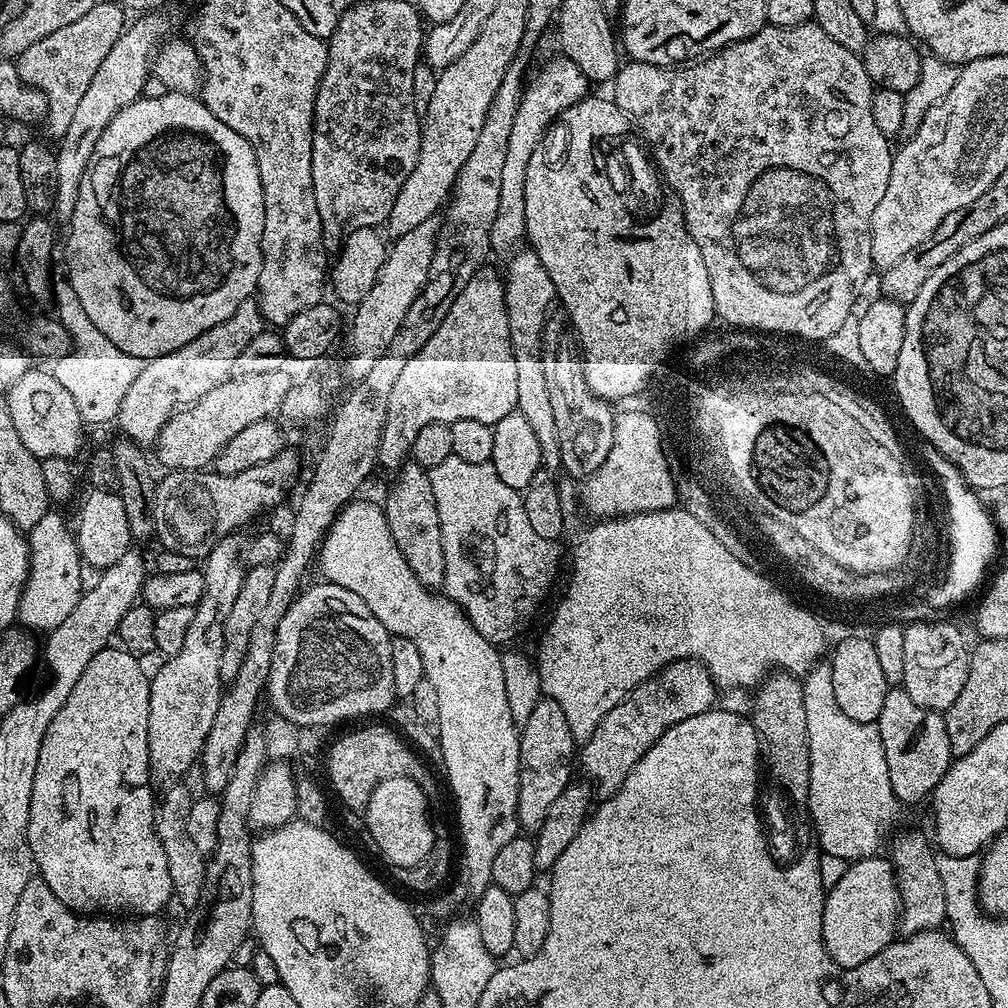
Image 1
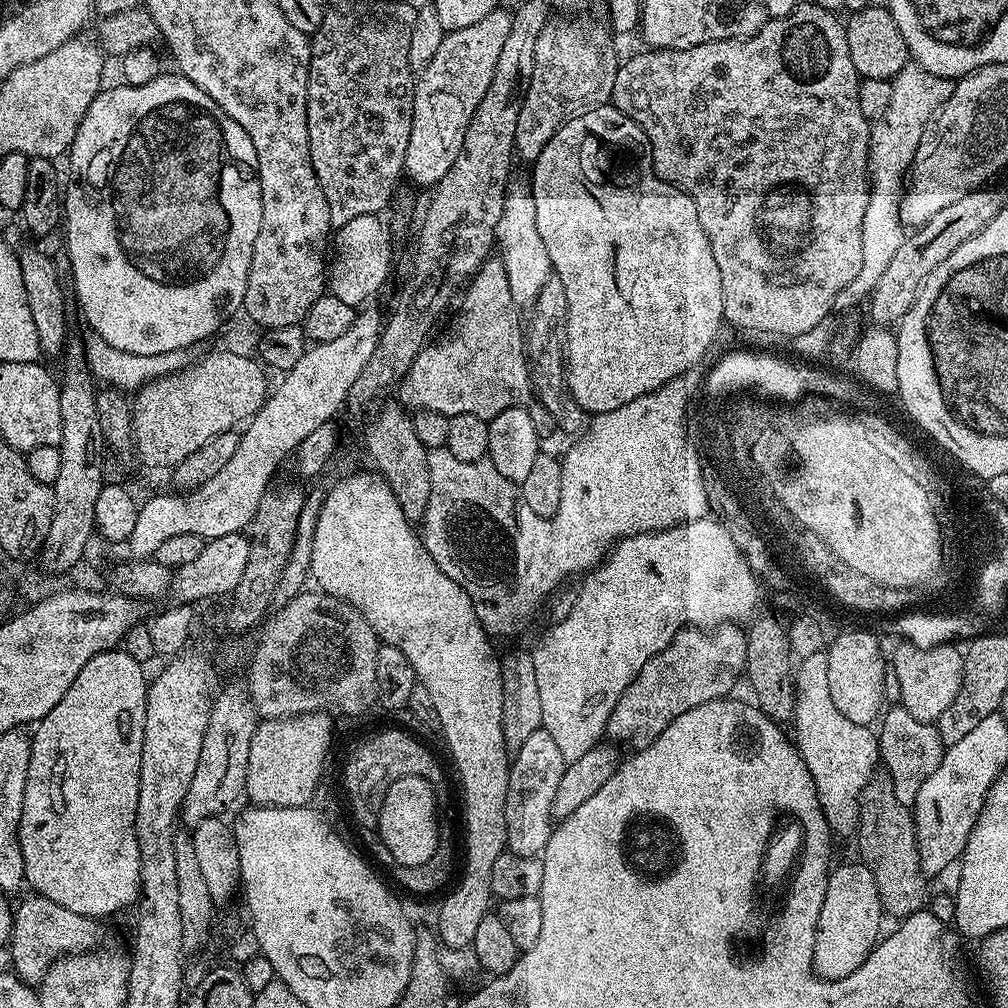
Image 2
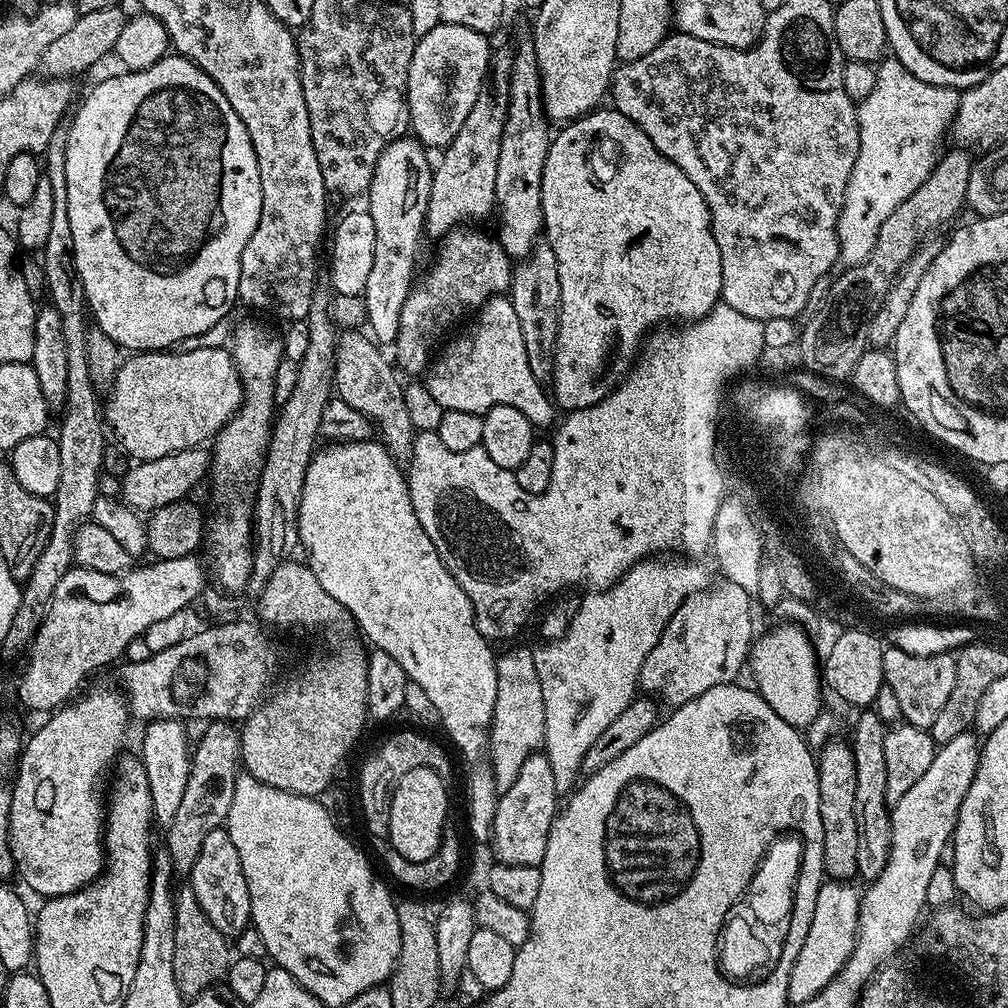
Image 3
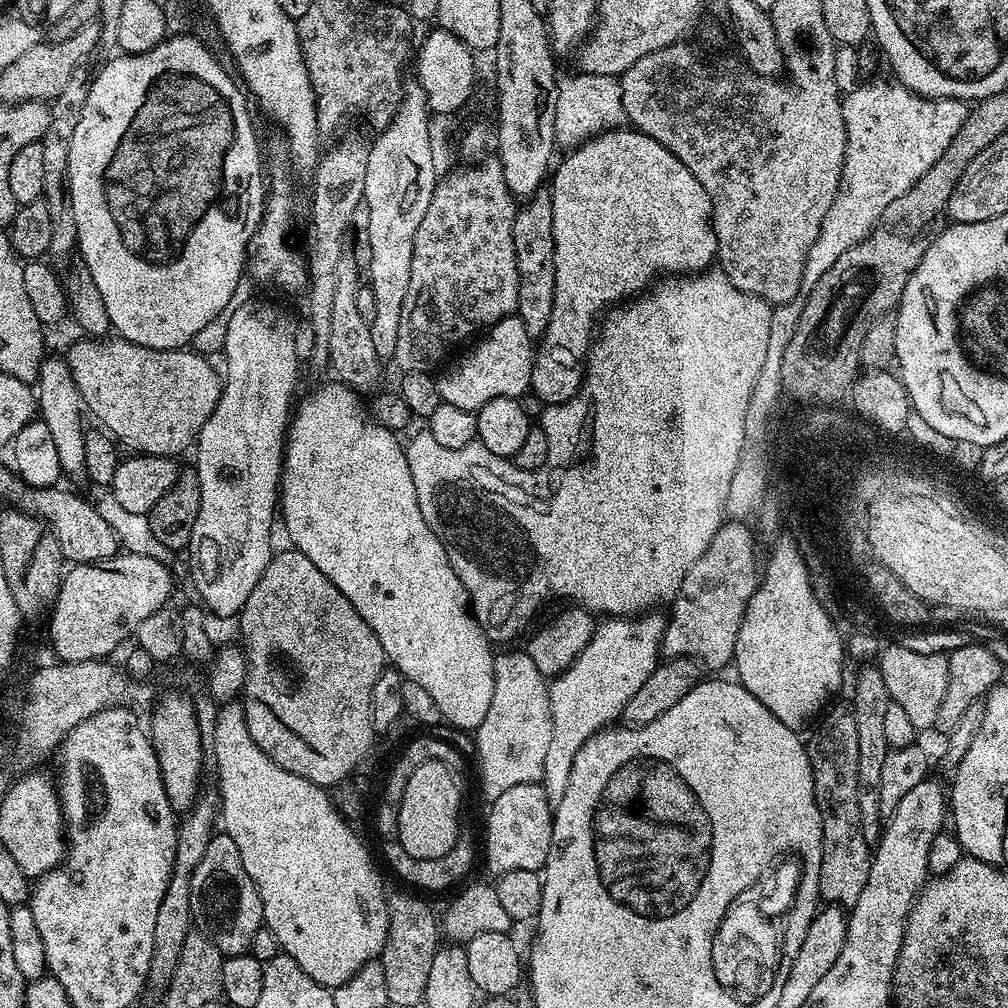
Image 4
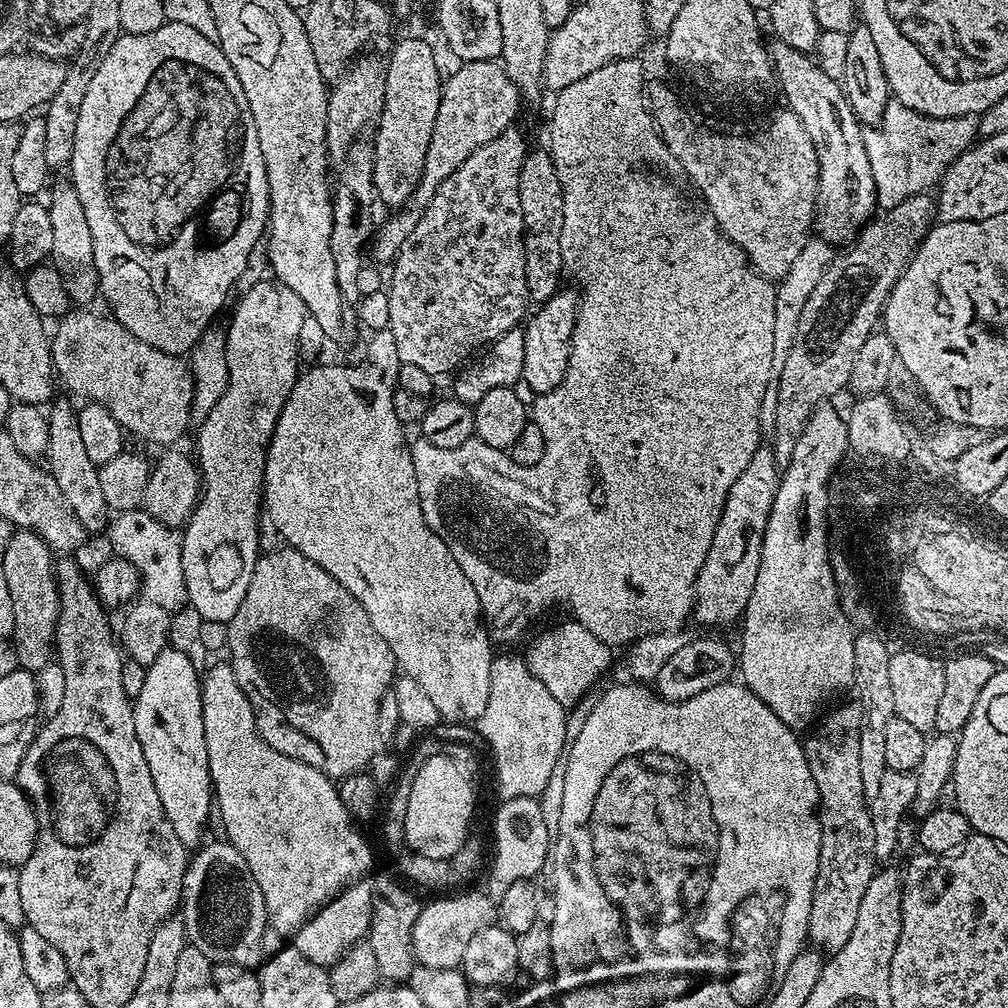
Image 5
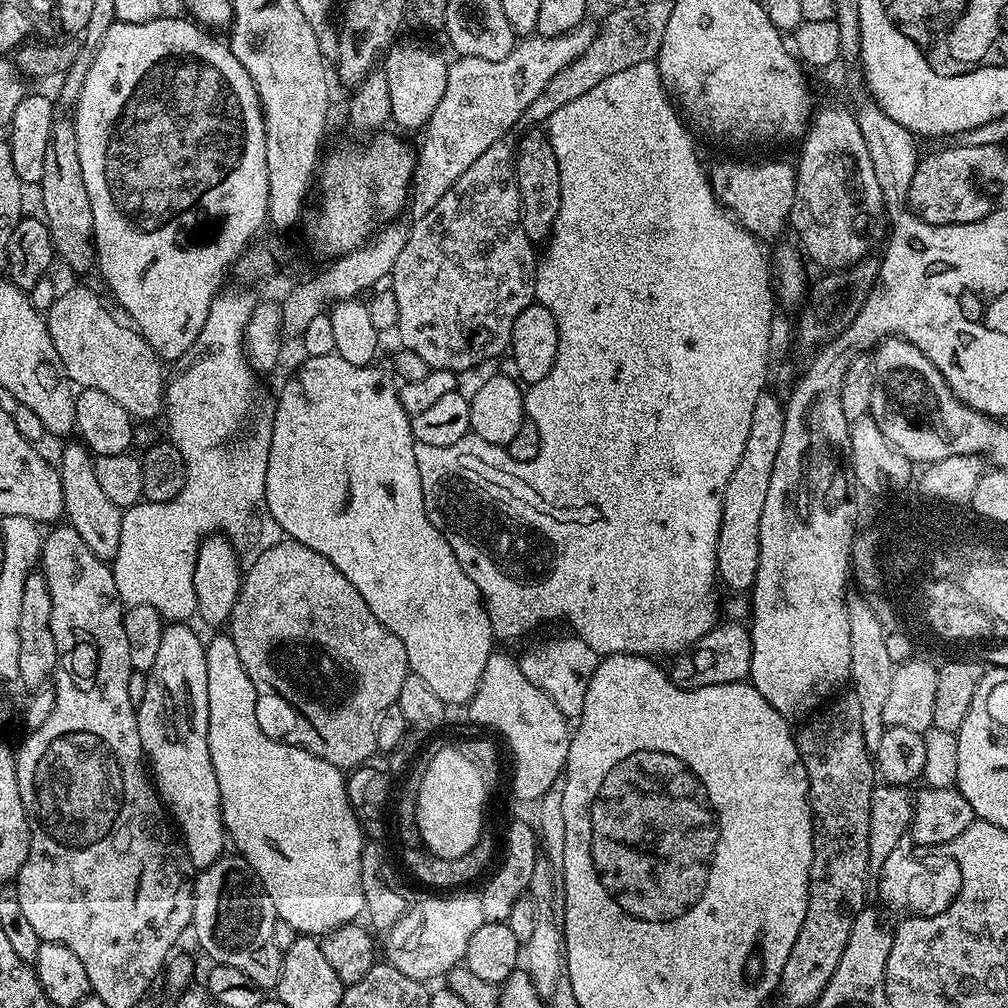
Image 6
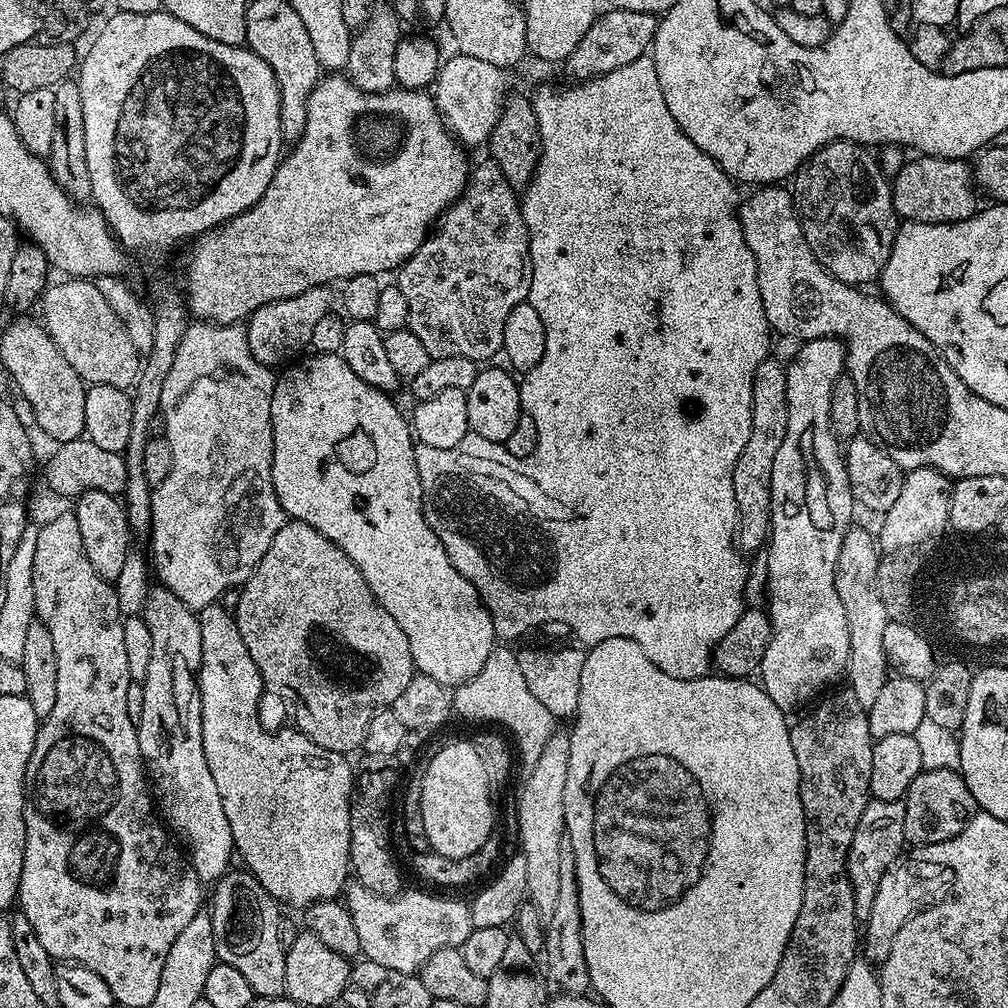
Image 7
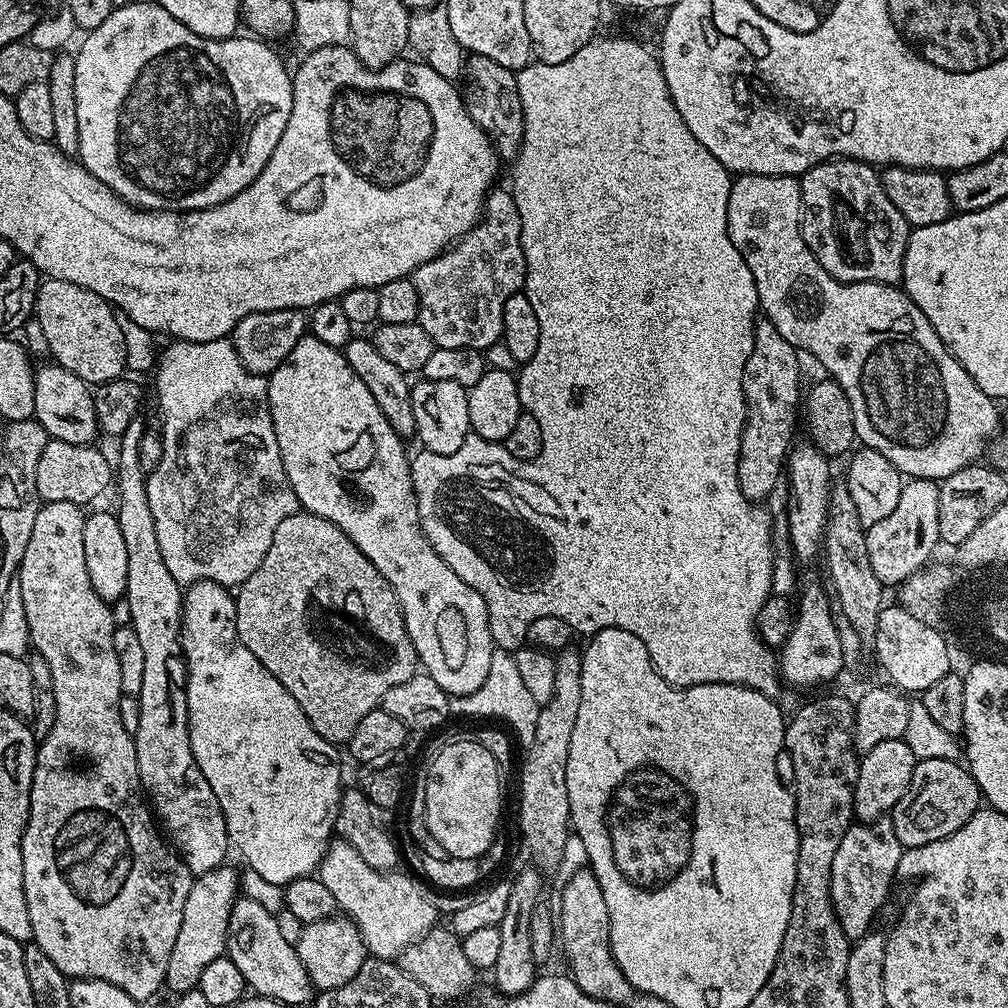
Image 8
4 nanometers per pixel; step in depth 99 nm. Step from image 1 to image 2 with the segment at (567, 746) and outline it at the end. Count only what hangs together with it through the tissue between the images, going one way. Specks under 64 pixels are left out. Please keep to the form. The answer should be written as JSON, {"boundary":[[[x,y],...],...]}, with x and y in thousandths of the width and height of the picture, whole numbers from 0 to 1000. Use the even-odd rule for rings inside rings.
{"boundary":[[[540,721],[530,724],[518,740],[511,743],[504,759],[504,783],[502,784],[502,831],[504,832],[503,844],[519,849],[535,850],[542,843],[542,835],[546,835],[546,827],[550,820],[548,801],[550,800],[550,788],[554,785],[554,776],[562,761],[562,755],[558,752],[558,744],[554,744],[554,736],[543,726]]]}

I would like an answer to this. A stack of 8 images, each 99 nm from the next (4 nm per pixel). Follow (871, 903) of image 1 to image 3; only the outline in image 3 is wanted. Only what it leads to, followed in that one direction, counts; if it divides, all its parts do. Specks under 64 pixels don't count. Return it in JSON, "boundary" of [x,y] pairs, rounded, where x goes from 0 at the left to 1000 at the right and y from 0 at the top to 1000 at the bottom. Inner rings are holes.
{"boundary":[[[818,872],[812,883],[812,895],[808,895],[808,911],[804,911],[804,923],[800,923],[800,935],[788,950],[786,965],[782,971],[782,995],[796,998],[804,994],[839,958],[849,938],[852,928],[852,907],[854,886],[845,882],[844,876],[835,873]]]}

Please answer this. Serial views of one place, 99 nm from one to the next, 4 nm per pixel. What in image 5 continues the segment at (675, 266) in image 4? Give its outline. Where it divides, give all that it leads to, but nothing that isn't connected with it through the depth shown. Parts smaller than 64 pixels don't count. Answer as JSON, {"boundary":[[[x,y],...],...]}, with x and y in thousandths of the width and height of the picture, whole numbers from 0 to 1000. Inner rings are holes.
{"boundary":[[[570,289],[551,290],[541,302],[535,303],[523,314],[522,320],[519,322],[522,343],[518,354],[516,376],[519,384],[524,384],[528,391],[550,387],[550,383],[554,383],[562,371],[562,363],[567,350],[567,332],[569,331],[572,301],[573,294]]]}

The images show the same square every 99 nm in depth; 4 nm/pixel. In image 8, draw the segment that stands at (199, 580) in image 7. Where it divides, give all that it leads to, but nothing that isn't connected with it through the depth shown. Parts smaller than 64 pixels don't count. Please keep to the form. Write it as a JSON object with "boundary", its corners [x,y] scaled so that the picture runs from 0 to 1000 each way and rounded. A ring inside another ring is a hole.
{"boundary":[[[223,335],[212,339],[176,337],[168,342],[164,349],[162,347],[153,365],[155,393],[159,396],[156,397],[157,404],[163,412],[161,458],[152,468],[146,469],[147,493],[149,506],[153,509],[153,526],[157,526],[157,542],[161,545],[161,555],[164,556],[165,563],[168,563],[169,569],[173,569],[179,580],[189,581],[197,576],[208,575],[225,583],[234,583],[256,563],[268,544],[272,527],[281,514],[286,514],[299,505],[298,496],[290,488],[280,462],[280,450],[276,446],[276,435],[272,431],[272,419],[266,402],[266,379],[263,374],[252,371],[244,367],[244,363],[240,363],[240,355],[236,355],[229,336]]]}

